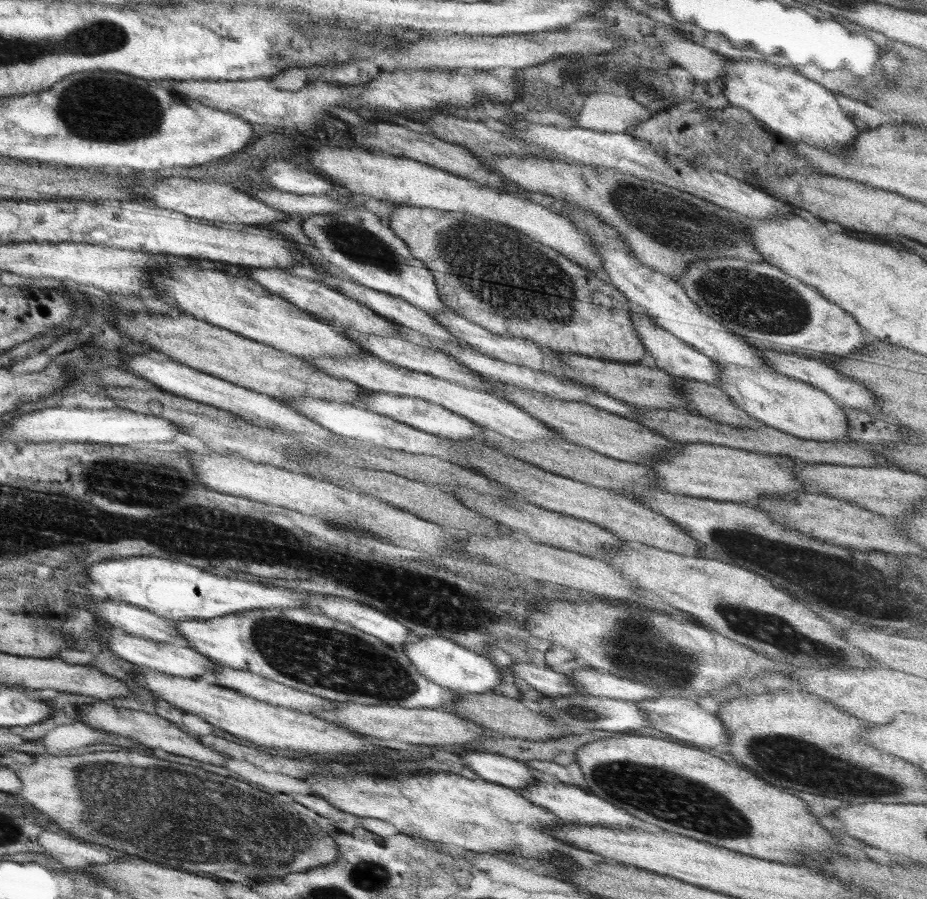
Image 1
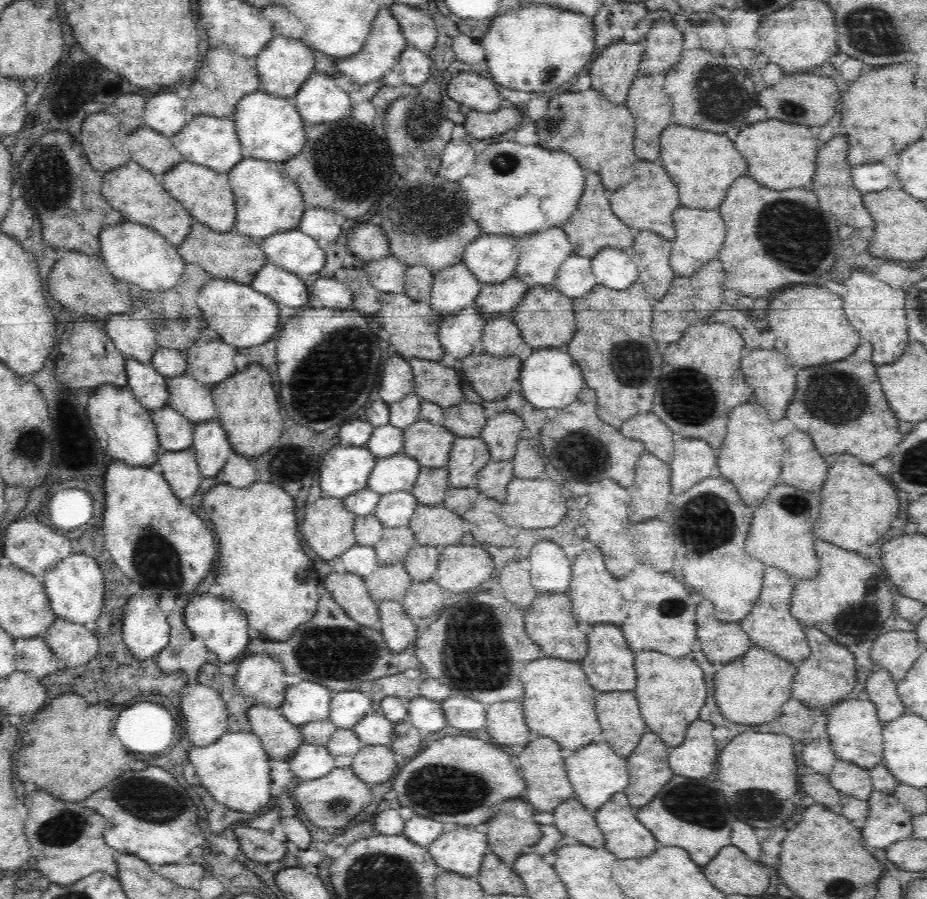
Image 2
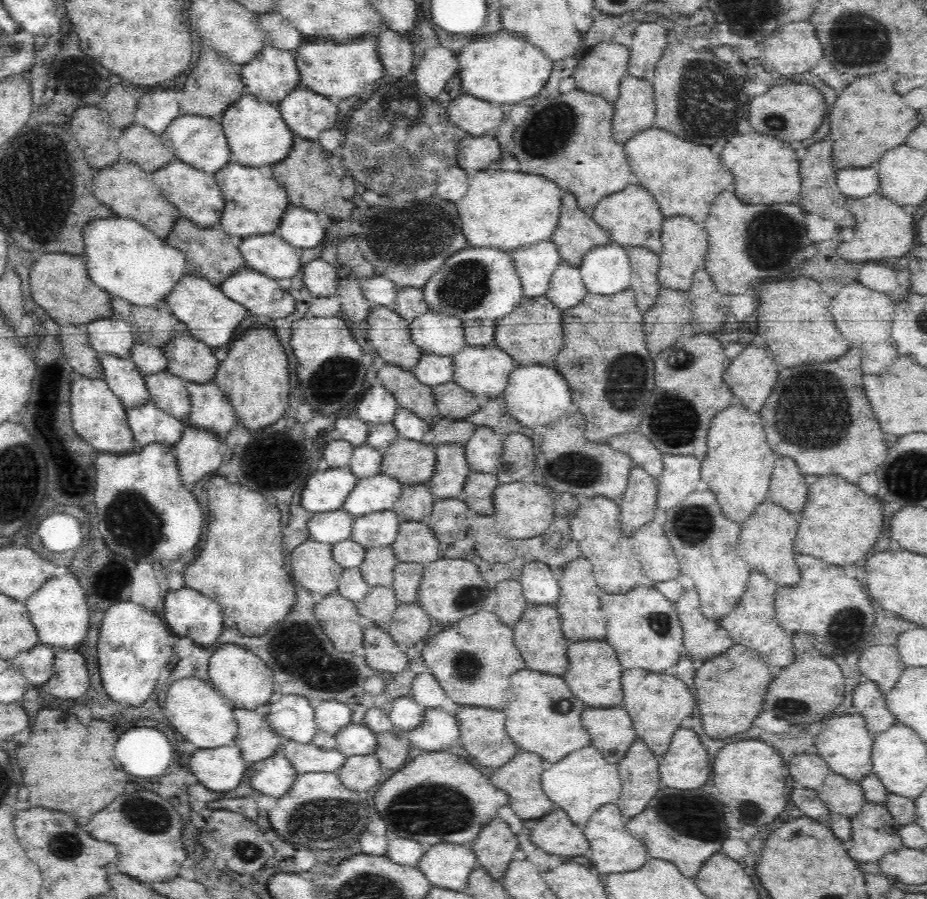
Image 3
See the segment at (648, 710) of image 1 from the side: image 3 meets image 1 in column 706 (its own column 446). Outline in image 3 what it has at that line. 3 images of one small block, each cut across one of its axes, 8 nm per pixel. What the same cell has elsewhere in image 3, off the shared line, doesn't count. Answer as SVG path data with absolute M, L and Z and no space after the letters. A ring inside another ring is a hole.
M436 707L426 709L424 720L416 728L409 730L407 737L412 748L432 752L457 742L459 734L456 717L442 707Z

